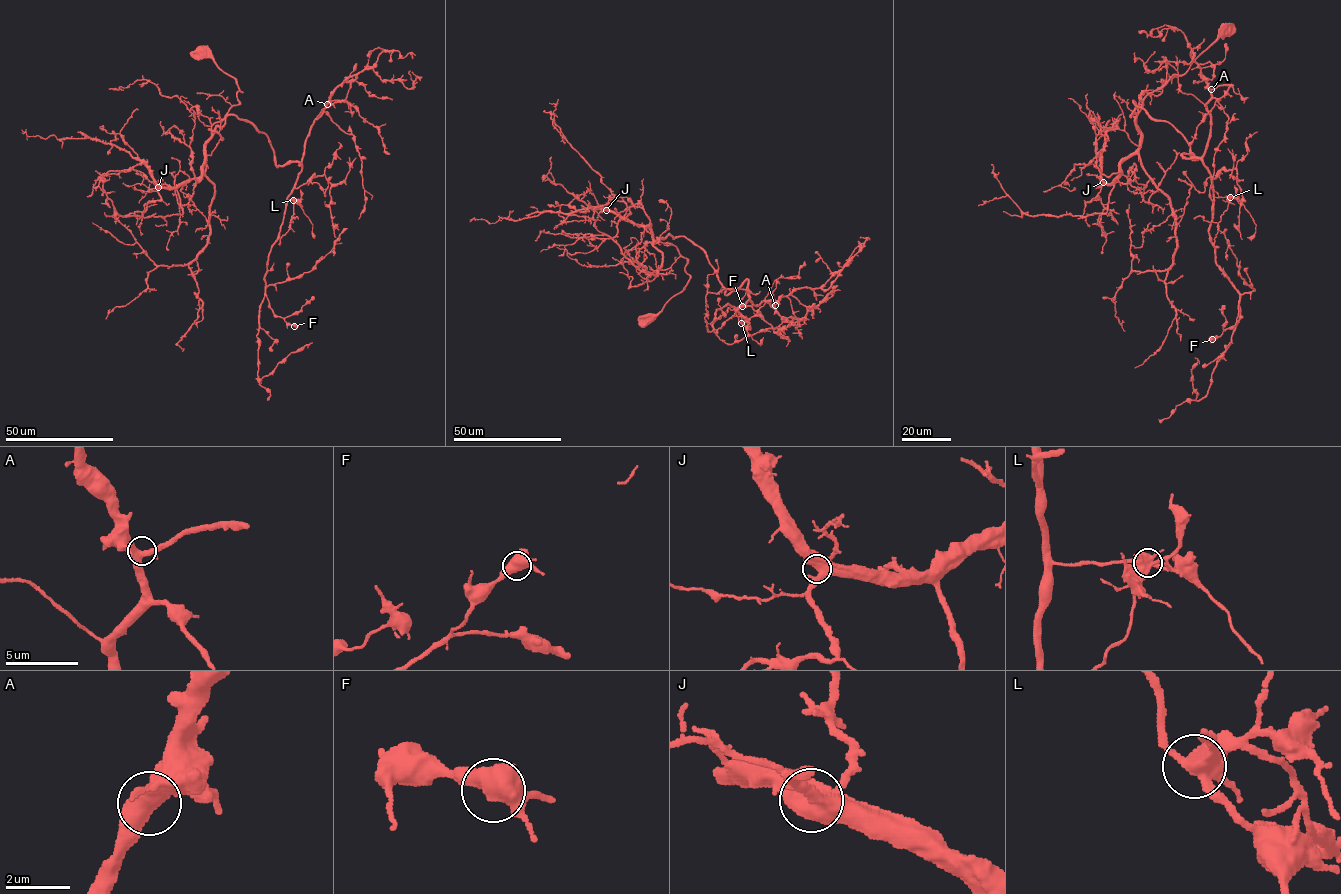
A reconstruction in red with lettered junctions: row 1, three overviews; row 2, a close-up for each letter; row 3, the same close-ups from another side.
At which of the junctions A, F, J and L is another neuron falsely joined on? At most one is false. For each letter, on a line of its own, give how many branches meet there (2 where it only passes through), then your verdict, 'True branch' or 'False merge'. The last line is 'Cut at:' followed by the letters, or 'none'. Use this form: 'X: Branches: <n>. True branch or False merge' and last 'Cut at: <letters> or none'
A: Branches: 4. True branch
F: Branches: 4. True branch
J: Branches: 4. True branch
L: Branches: 5. False merge
Cut at: L

